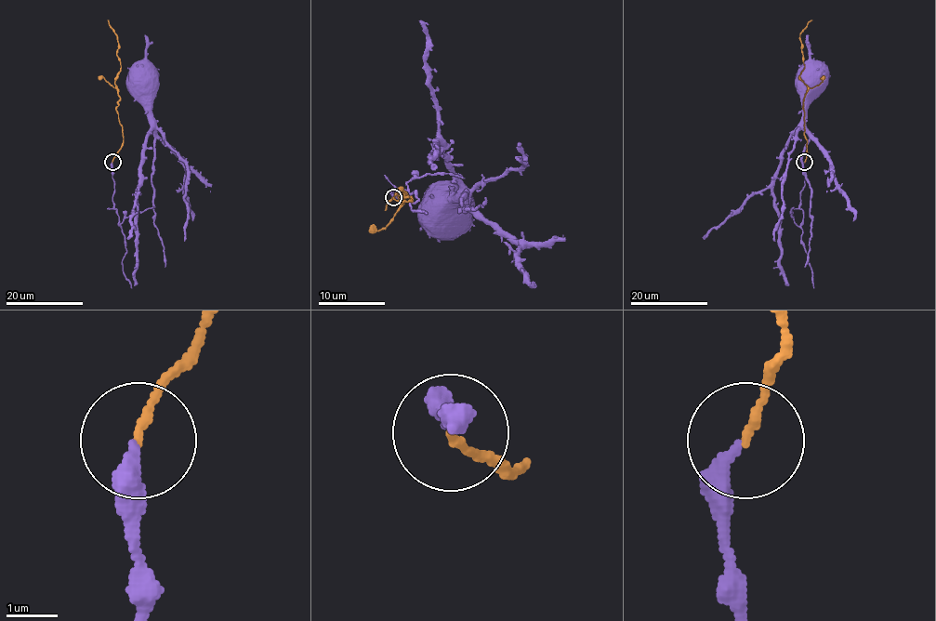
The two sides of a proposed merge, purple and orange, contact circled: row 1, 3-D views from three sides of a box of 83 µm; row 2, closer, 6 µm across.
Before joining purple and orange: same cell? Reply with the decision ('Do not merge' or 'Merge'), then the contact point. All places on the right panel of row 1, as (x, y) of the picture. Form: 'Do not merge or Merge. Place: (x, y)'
Merge. Place: (804, 162)

